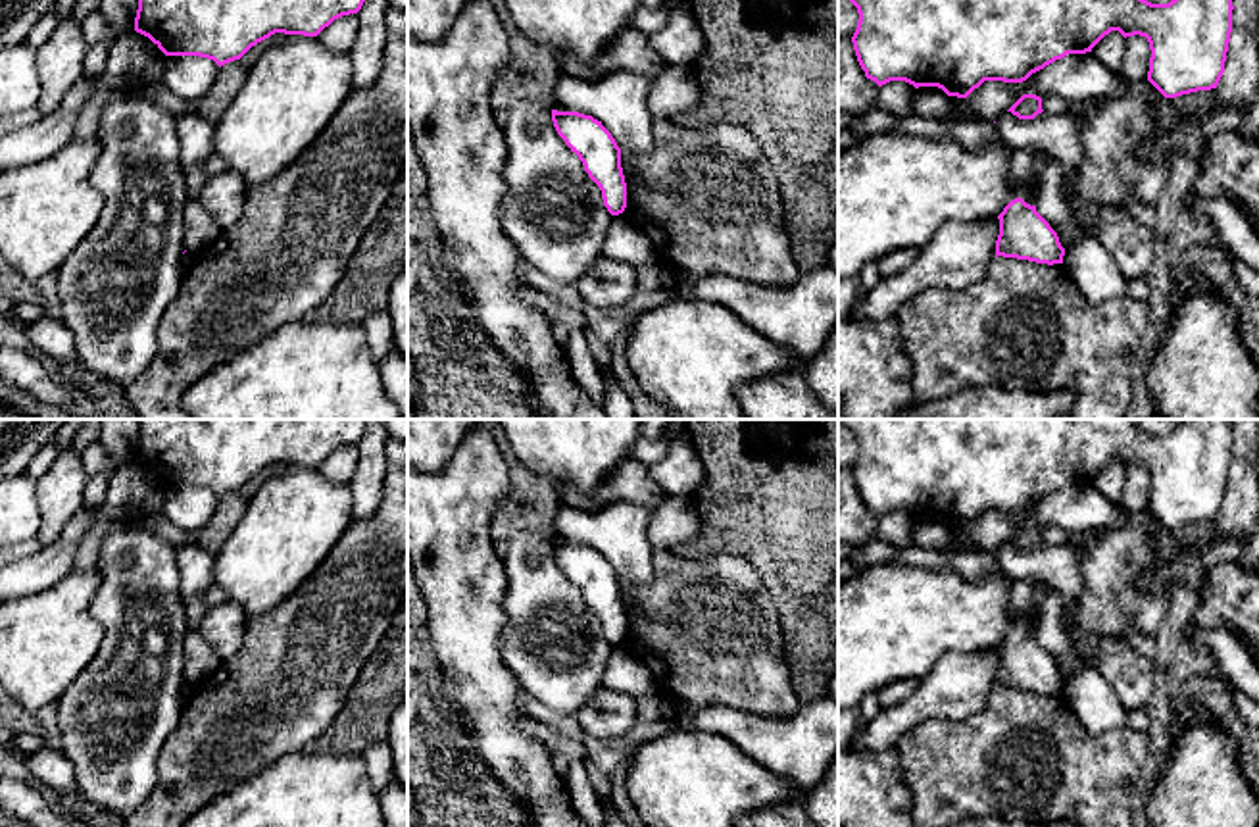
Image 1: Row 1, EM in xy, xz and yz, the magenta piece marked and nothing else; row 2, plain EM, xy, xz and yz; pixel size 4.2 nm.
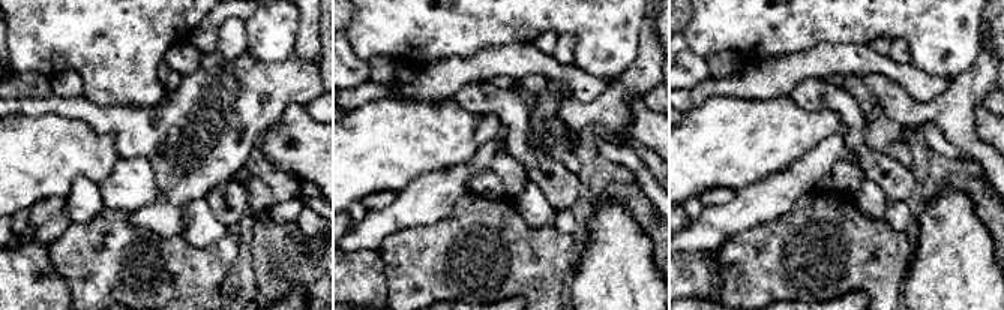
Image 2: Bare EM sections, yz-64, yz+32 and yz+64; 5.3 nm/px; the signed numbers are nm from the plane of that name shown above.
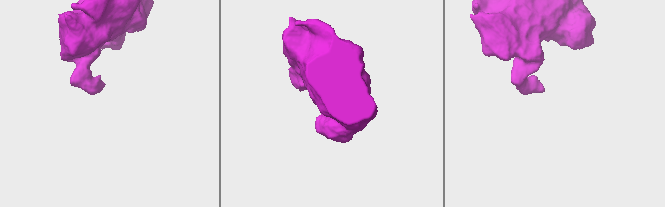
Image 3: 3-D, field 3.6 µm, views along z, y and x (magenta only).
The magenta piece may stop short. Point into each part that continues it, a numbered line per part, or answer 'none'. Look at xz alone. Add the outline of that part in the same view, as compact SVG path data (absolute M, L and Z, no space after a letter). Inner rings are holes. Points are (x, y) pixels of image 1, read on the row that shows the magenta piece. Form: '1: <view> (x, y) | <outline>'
none

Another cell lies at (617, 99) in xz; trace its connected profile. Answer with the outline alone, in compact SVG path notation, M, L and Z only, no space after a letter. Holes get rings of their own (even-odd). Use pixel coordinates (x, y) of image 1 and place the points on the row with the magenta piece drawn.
M613 69L594 79L561 81L557 104L598 119L629 154L654 148L648 94L652 77L632 69Z

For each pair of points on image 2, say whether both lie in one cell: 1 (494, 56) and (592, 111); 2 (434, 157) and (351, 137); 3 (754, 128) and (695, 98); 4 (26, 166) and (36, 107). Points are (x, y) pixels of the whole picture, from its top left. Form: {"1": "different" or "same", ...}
{"1": "different", "2": "same", "3": "different", "4": "different"}

